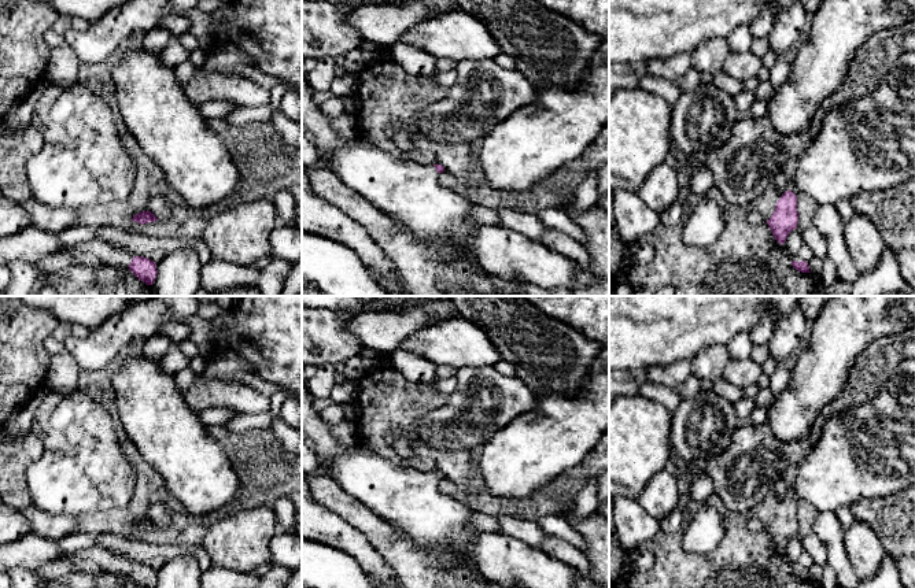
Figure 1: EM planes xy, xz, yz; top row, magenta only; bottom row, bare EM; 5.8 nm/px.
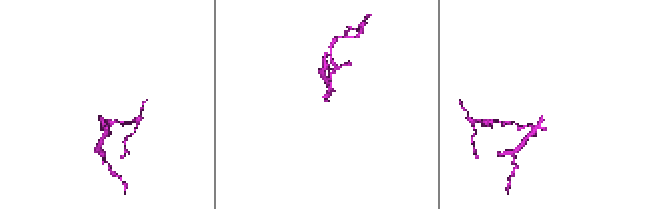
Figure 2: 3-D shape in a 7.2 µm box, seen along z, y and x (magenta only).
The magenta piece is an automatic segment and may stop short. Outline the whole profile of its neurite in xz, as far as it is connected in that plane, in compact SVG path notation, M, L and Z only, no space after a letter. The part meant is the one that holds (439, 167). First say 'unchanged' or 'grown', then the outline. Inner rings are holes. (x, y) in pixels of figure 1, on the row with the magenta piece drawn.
grown | M302 74L302 123L313 136L317 149L331 170L380 211L403 222L420 240L446 243L455 251L468 254L468 243L480 226L472 218L477 204L439 185L439 174L444 171L444 167L442 164L418 164L409 158L395 158L358 137L343 140L333 126L333 118L326 117L314 100L314 92L307 77Z

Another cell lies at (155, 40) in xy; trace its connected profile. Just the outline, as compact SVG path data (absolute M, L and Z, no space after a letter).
M155 25L145 33L143 48L154 53L161 53L166 48L170 37L170 33L165 27Z

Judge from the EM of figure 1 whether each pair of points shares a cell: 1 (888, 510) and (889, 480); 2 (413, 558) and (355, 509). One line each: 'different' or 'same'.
1: different
2: same

